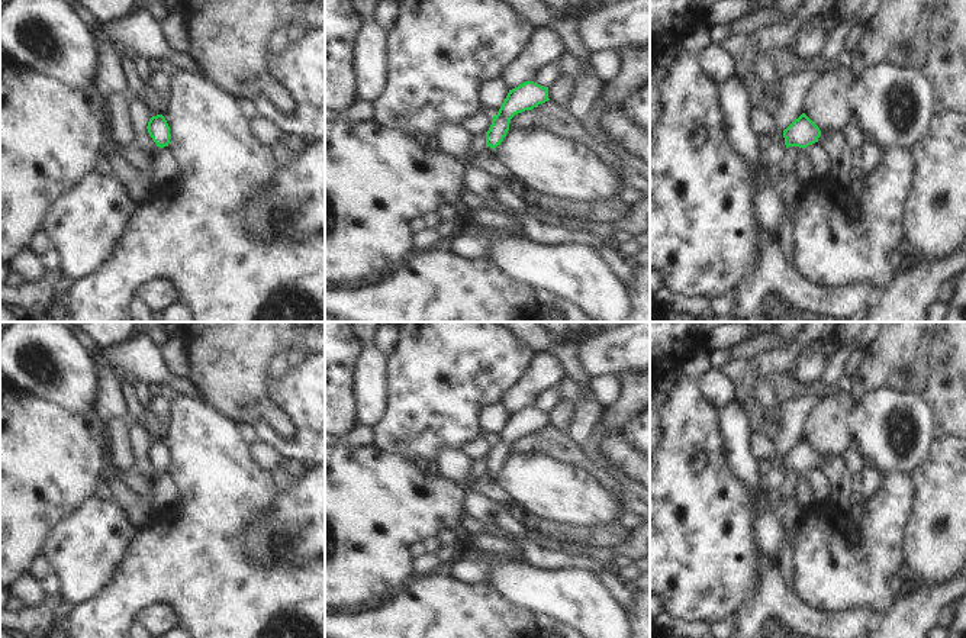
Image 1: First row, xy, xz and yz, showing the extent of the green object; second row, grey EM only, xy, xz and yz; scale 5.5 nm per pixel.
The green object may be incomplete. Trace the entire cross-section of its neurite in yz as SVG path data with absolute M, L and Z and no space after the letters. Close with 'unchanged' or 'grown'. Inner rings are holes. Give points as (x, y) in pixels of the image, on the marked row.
M802 113L783 130L785 145L806 148L820 142L834 171L831 173L846 188L850 188L856 175L853 164L853 146L847 141L843 130L821 132L820 128Z; grown

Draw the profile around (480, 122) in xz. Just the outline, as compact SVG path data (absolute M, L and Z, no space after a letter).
M483 110L466 117L461 126L471 135L486 133L492 125L493 116L484 113Z

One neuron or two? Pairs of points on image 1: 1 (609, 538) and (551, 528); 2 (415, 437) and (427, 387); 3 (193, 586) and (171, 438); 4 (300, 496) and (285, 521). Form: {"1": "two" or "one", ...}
{"1": "one", "2": "one", "3": "one", "4": "one"}

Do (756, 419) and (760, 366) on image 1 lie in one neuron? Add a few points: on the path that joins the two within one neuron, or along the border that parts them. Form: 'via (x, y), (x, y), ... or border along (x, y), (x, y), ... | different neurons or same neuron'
via (752, 406), (750, 379) | same neuron

